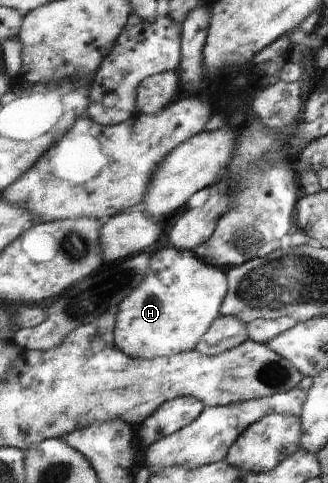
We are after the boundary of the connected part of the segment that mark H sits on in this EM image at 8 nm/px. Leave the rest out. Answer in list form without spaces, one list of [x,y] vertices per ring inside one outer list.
[[[169,246],[150,255],[150,262],[141,283],[117,305],[114,325],[114,347],[132,358],[150,360],[159,356],[195,350],[204,333],[220,315],[221,304],[228,292],[226,272],[199,259],[192,250],[181,251]]]

